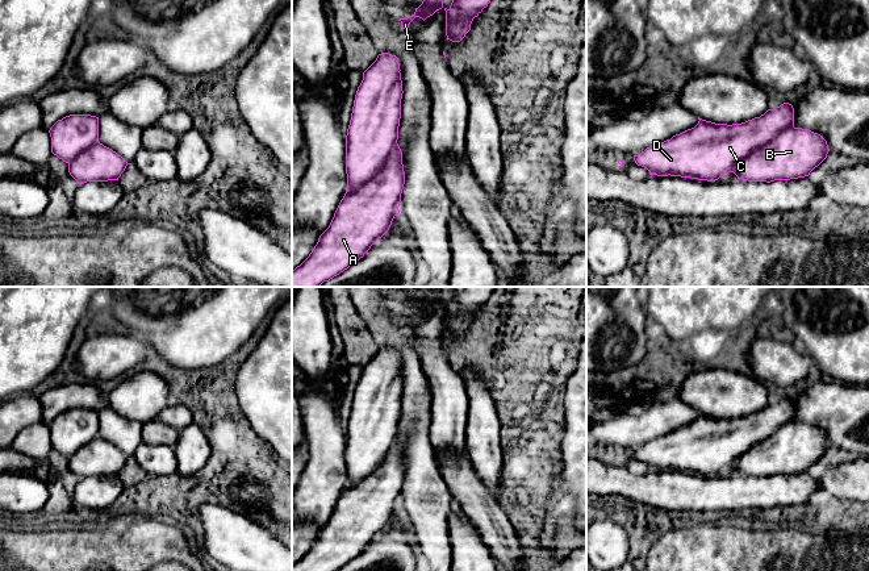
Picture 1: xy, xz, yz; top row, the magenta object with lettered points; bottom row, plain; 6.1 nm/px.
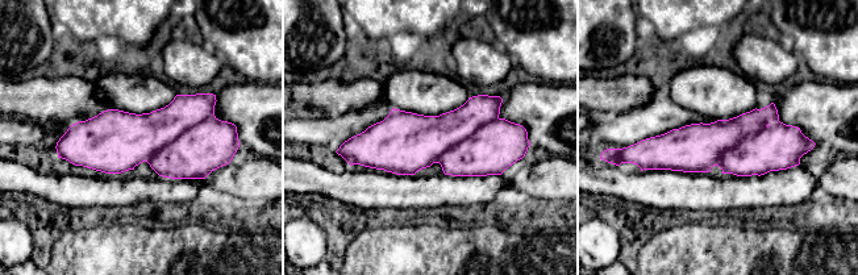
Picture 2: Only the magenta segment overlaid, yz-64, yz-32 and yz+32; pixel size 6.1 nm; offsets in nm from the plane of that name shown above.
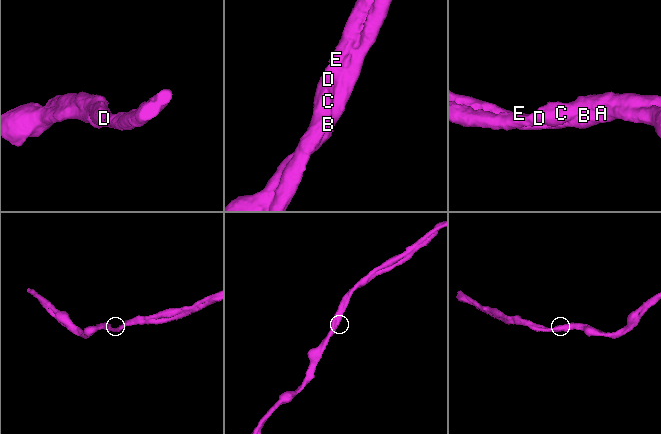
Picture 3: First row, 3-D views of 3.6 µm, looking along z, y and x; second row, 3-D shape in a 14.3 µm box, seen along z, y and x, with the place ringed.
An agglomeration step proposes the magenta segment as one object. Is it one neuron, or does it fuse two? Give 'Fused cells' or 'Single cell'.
Single cell

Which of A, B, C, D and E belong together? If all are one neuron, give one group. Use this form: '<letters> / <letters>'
A B C D E

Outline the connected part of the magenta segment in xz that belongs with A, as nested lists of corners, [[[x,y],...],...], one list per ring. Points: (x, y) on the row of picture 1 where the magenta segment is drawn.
[[[383,53],[363,72],[346,136],[347,189],[329,228],[309,257],[292,271],[292,287],[319,287],[355,264],[389,230],[400,213],[405,184],[402,151],[397,143],[404,93],[400,71],[398,58]]]

